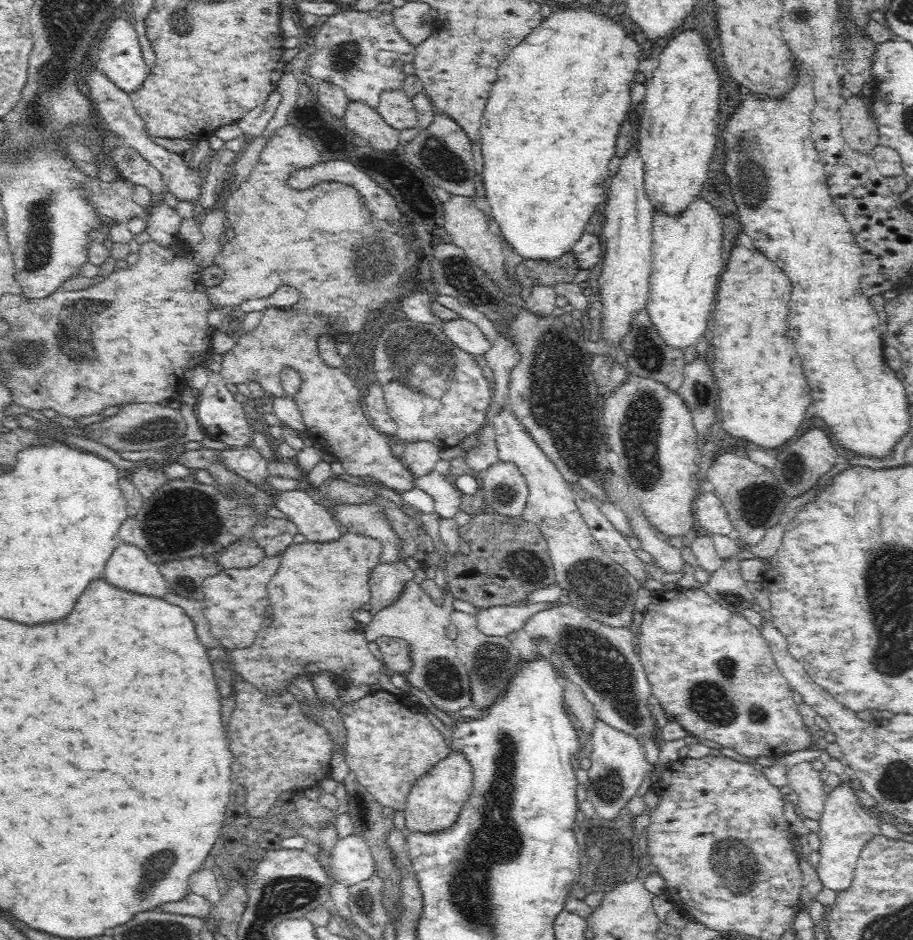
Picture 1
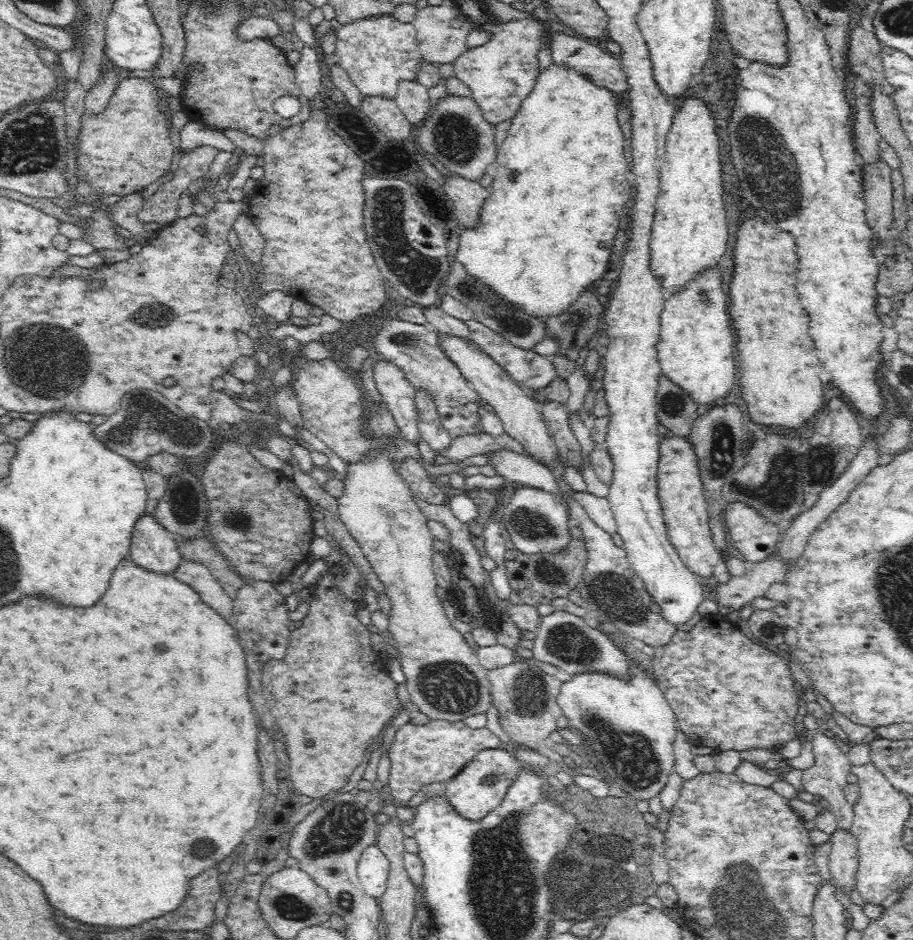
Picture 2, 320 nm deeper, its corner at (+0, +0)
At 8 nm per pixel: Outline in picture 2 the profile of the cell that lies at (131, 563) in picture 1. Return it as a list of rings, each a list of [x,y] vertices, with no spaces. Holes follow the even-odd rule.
[[[146,513],[143,516],[144,518],[140,518],[136,522],[136,526],[134,526],[126,561],[152,574],[171,574],[171,572],[174,572],[178,568],[182,560],[180,551],[178,550],[180,540],[177,540],[174,534],[156,524],[151,514]]]

